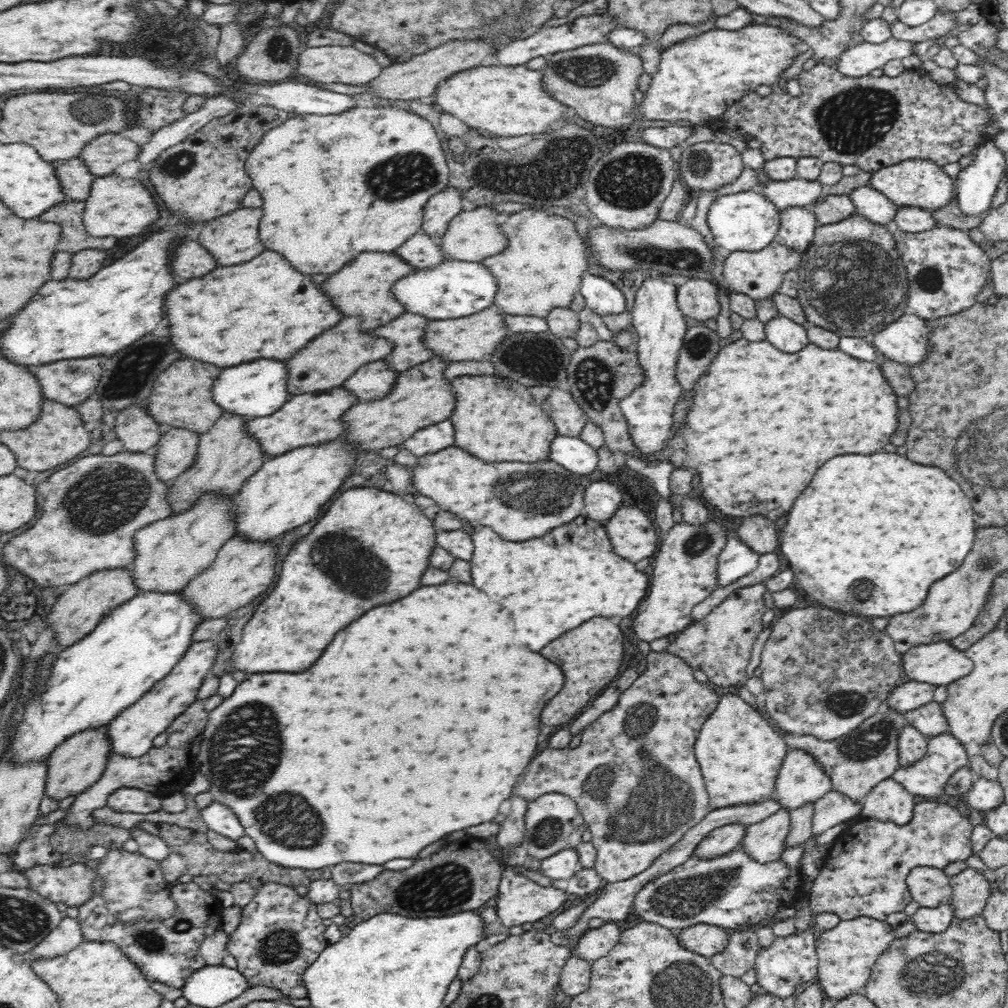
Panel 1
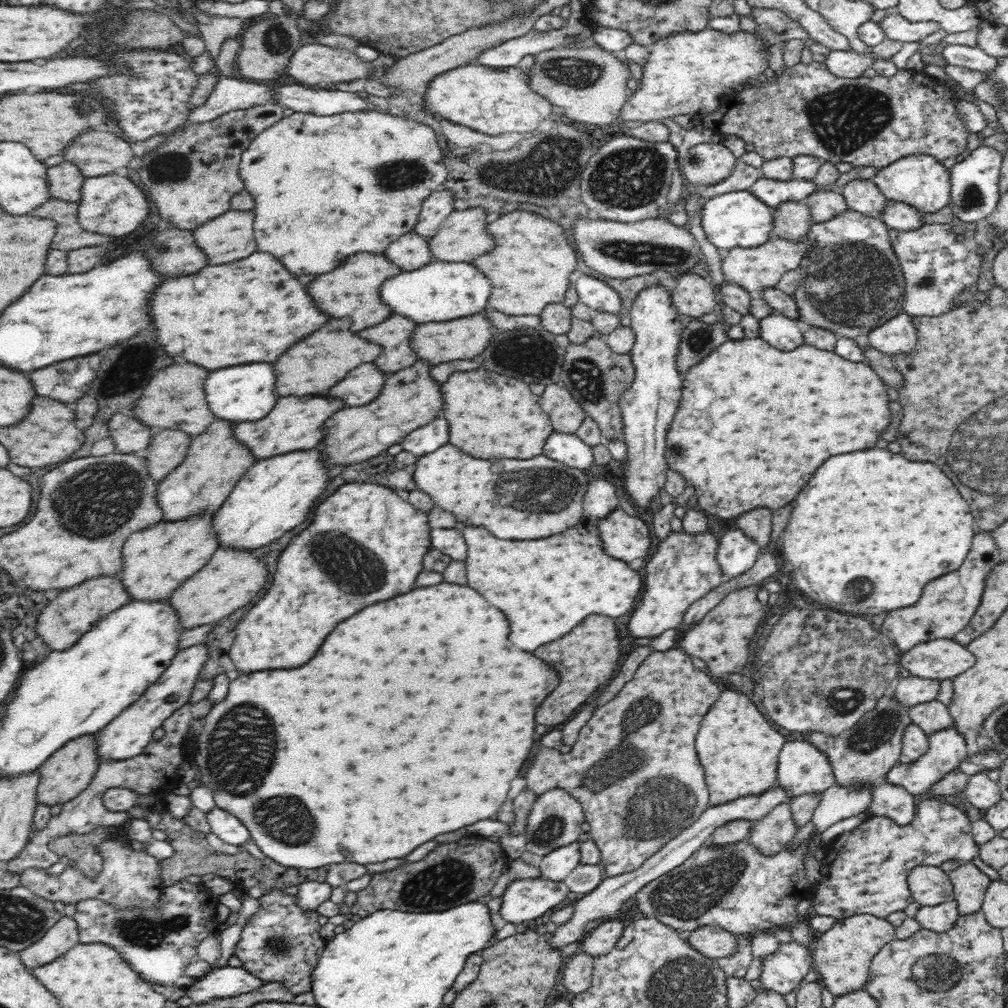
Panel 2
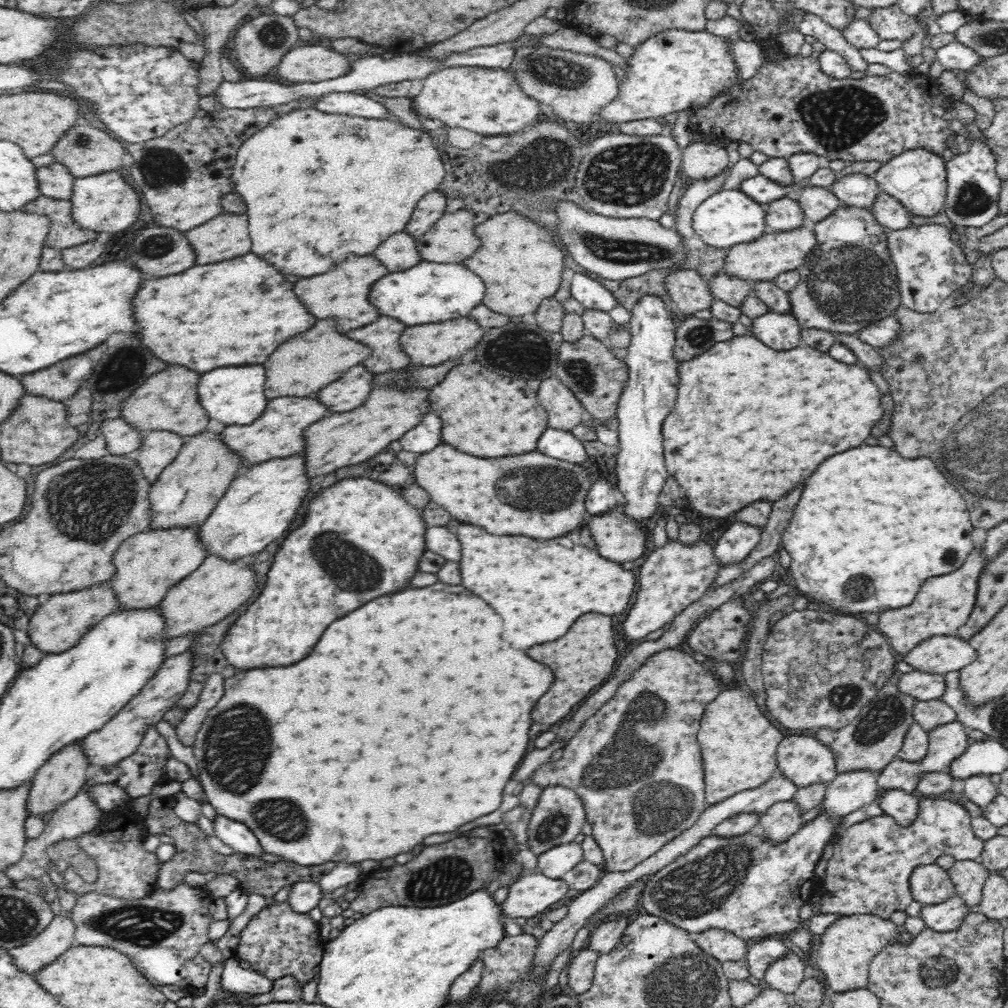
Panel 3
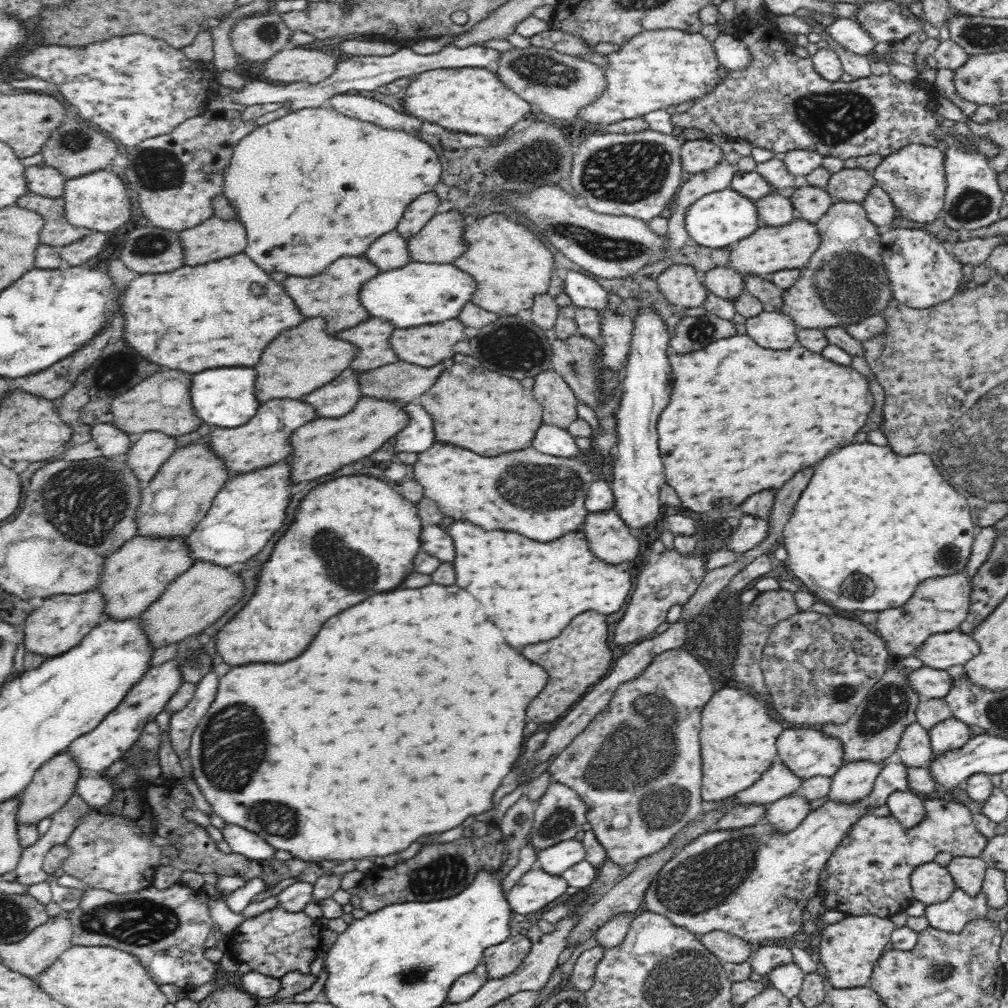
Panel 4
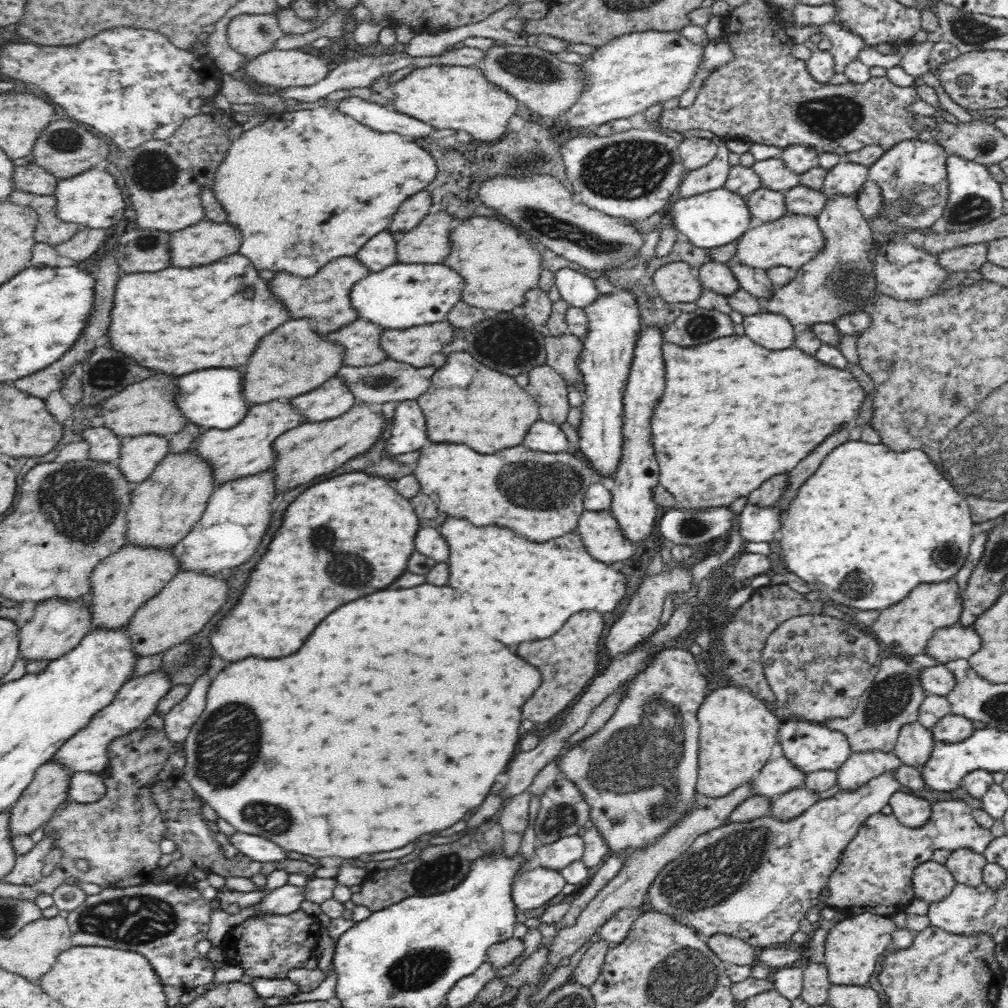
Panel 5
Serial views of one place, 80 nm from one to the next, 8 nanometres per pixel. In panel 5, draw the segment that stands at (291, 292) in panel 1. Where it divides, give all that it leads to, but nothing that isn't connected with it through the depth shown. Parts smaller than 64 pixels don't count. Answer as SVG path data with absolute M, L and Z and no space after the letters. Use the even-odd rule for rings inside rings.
M239 252L204 266L172 266L158 272L128 273L117 282L112 326L108 330L112 348L132 356L144 368L174 376L204 368L244 366L254 354L258 340L293 318L286 312L283 300L272 294L268 281L260 277L250 259Z

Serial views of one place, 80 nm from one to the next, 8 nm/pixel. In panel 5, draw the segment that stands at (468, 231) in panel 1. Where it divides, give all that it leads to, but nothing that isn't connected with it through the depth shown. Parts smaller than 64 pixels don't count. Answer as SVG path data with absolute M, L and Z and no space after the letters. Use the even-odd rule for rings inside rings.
M440 211L428 213L422 222L410 232L397 238L397 257L400 263L406 264L442 264L450 254L452 232L456 228L456 216Z

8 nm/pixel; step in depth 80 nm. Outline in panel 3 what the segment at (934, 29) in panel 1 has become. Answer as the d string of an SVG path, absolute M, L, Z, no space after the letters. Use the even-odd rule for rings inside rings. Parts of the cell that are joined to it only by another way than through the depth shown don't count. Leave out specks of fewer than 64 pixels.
M897 5L888 8L876 8L867 20L880 35L881 40L909 41L915 34L928 32L928 24L908 16Z

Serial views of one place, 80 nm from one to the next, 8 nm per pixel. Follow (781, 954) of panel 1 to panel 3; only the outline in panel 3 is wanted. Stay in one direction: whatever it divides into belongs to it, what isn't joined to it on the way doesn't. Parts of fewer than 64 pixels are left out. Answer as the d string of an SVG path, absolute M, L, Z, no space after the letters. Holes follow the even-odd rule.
M786 948L784 956L768 964L762 981L763 986L779 990L791 997L804 980L804 970L806 966L803 958L792 949Z

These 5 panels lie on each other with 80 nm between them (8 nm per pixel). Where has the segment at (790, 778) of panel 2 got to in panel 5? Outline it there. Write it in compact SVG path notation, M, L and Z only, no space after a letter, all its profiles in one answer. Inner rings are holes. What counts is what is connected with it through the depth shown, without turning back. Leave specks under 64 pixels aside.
M800 720L784 722L779 730L778 742L782 747L783 756L805 775L824 770L837 771L851 755L846 736L834 729L828 729L824 723Z

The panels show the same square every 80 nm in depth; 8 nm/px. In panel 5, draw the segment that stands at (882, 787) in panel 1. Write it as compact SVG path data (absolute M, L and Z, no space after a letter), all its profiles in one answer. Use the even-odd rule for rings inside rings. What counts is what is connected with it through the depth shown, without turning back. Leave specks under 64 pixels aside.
M908 790L895 792L889 798L893 814L904 826L920 828L930 818L930 802L922 797L916 797Z

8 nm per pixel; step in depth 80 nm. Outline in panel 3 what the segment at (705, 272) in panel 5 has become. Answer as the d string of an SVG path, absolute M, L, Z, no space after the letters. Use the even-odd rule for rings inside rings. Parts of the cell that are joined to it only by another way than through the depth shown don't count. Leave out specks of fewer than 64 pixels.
M722 271L711 276L708 283L715 299L736 308L740 308L744 300L753 294L752 283L730 277L730 275L723 274Z

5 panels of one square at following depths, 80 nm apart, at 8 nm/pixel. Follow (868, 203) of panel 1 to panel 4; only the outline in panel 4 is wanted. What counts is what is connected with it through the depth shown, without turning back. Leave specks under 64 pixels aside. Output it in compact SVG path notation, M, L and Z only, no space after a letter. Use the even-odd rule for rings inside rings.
M843 168L841 172L832 174L826 190L835 202L863 204L870 196L870 190L876 187L871 172L858 168L852 168L852 170Z

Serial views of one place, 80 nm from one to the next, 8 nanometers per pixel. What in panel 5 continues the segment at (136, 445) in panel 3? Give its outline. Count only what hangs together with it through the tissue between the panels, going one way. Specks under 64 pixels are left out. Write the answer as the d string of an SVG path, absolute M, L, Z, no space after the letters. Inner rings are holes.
M104 425L90 427L84 432L84 440L89 444L89 458L102 462L115 462L121 455L123 438L114 435Z

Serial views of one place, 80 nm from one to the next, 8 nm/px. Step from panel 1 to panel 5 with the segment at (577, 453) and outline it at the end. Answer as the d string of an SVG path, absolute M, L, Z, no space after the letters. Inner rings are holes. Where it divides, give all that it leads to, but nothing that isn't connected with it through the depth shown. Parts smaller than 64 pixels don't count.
M538 419L527 433L523 444L532 450L549 453L573 452L565 432L554 423Z

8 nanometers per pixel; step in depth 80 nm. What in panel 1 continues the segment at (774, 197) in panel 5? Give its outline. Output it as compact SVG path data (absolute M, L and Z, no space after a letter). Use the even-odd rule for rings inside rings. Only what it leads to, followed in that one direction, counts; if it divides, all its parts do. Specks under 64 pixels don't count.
M798 206L780 211L782 226L777 237L778 241L780 240L788 249L803 253L810 246L816 228L820 226L816 215L811 208Z

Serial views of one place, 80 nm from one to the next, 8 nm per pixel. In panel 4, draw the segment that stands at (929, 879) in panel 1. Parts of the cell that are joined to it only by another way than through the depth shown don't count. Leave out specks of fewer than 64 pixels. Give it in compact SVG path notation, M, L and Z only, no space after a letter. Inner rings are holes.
M935 860L913 870L911 887L915 900L924 902L925 905L948 900L957 889L947 867L939 865Z

